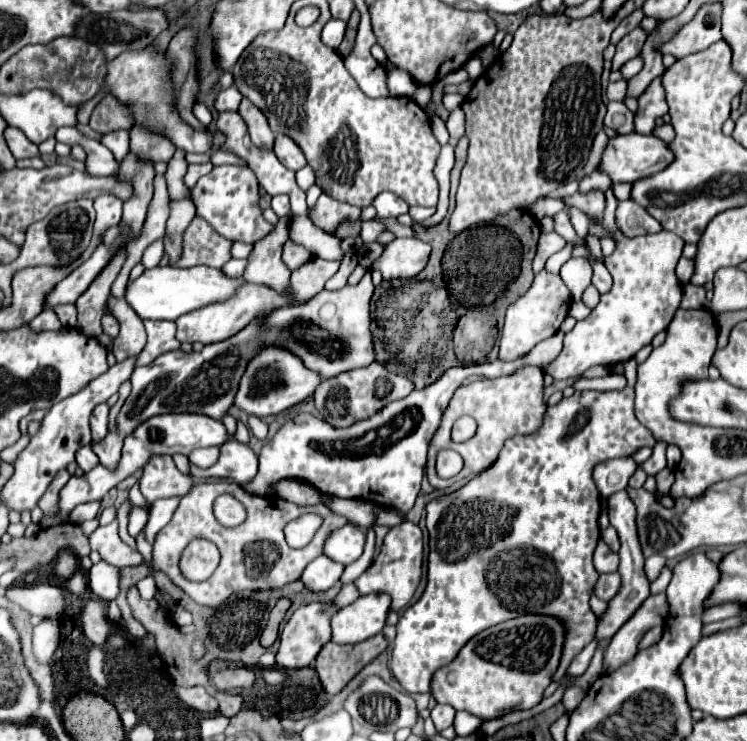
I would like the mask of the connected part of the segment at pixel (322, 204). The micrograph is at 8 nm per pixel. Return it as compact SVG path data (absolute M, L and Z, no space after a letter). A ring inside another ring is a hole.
M323 193L311 213L313 221L319 221L319 227L333 233L335 225L339 225L339 221L343 221L345 217L349 219L359 219L361 209L347 205L347 203L339 203L337 199L333 199L331 195Z

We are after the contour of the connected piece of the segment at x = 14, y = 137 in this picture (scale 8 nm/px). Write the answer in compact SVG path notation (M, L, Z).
M7 127L5 129L5 141L13 153L15 159L31 159L31 157L39 157L39 149L35 143L27 141L25 133L15 129L15 127Z

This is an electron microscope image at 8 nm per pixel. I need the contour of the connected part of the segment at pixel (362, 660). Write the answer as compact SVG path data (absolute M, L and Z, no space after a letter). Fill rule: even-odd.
M379 633L359 645L327 643L317 657L317 673L329 695L337 695L343 687L375 657L387 649L387 639Z

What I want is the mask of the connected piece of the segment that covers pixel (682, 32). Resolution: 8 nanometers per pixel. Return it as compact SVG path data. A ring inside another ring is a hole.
M705 3L689 23L681 25L669 41L659 45L661 55L673 55L675 59L681 59L721 41L721 11L721 3Z

